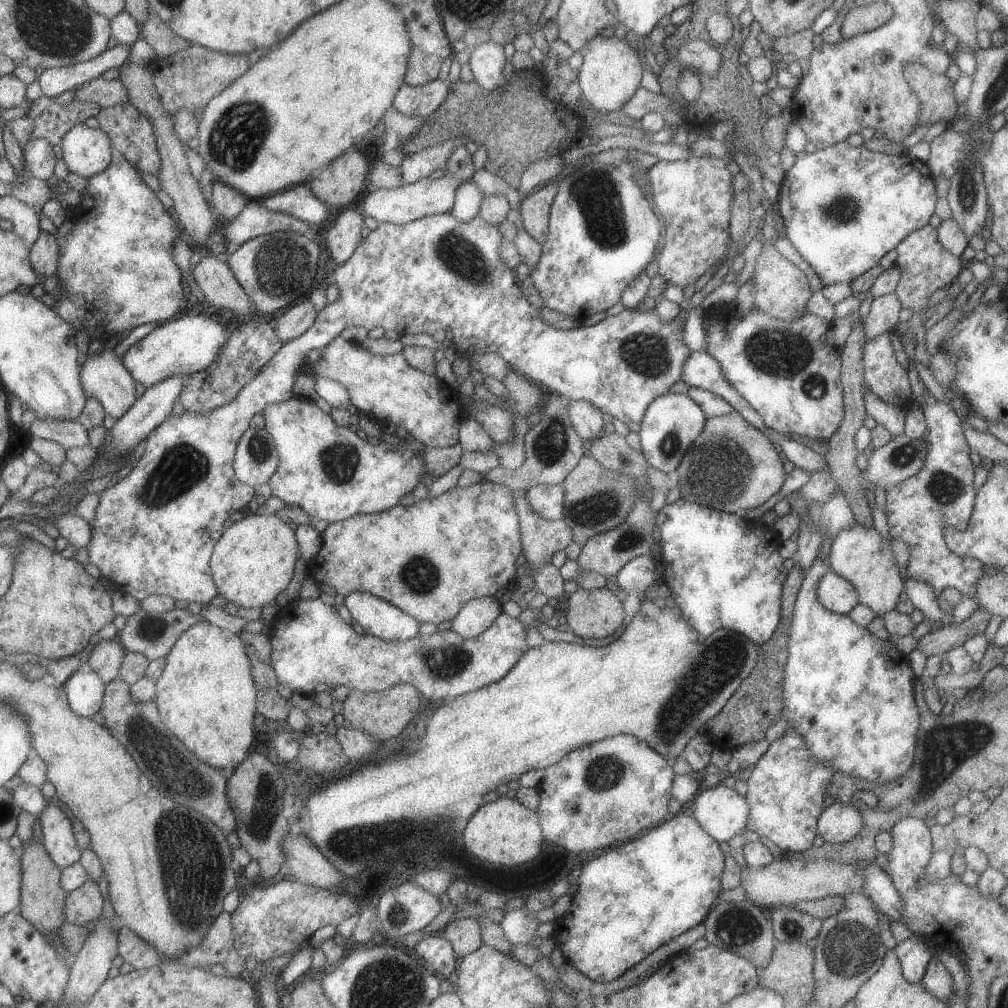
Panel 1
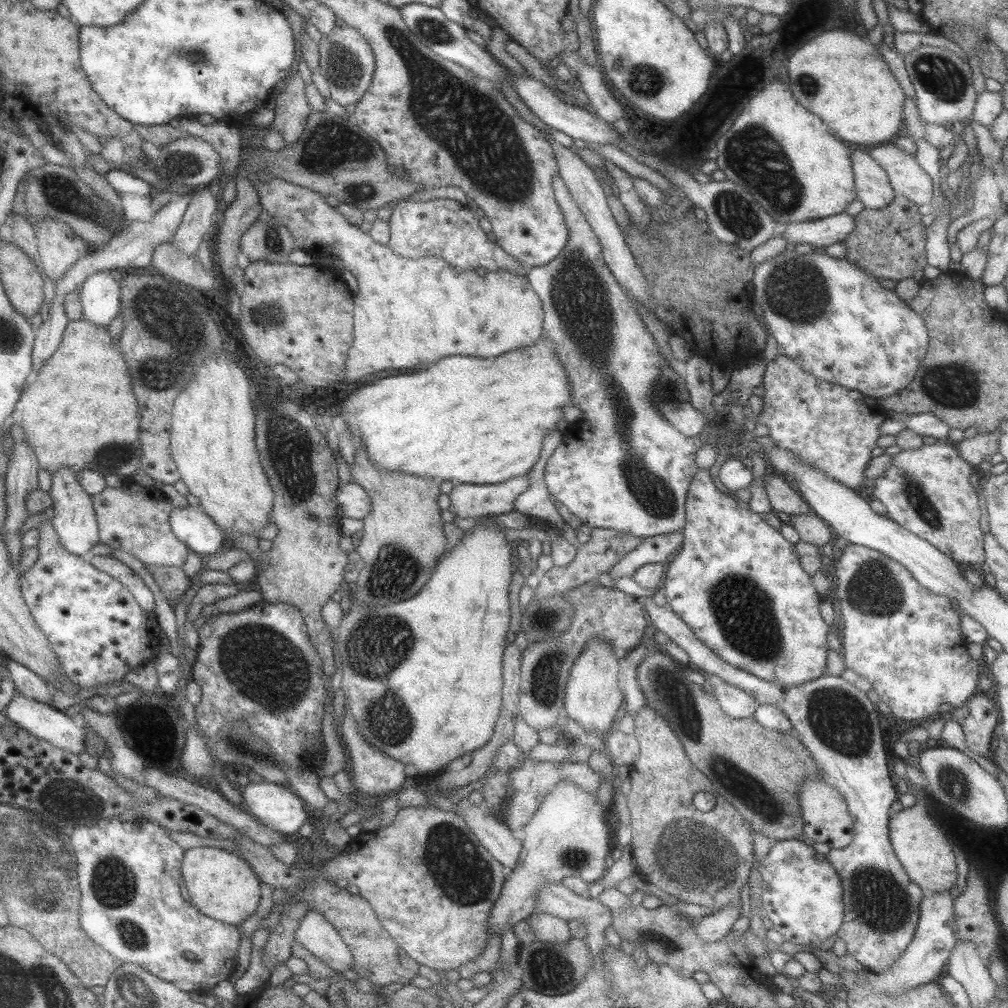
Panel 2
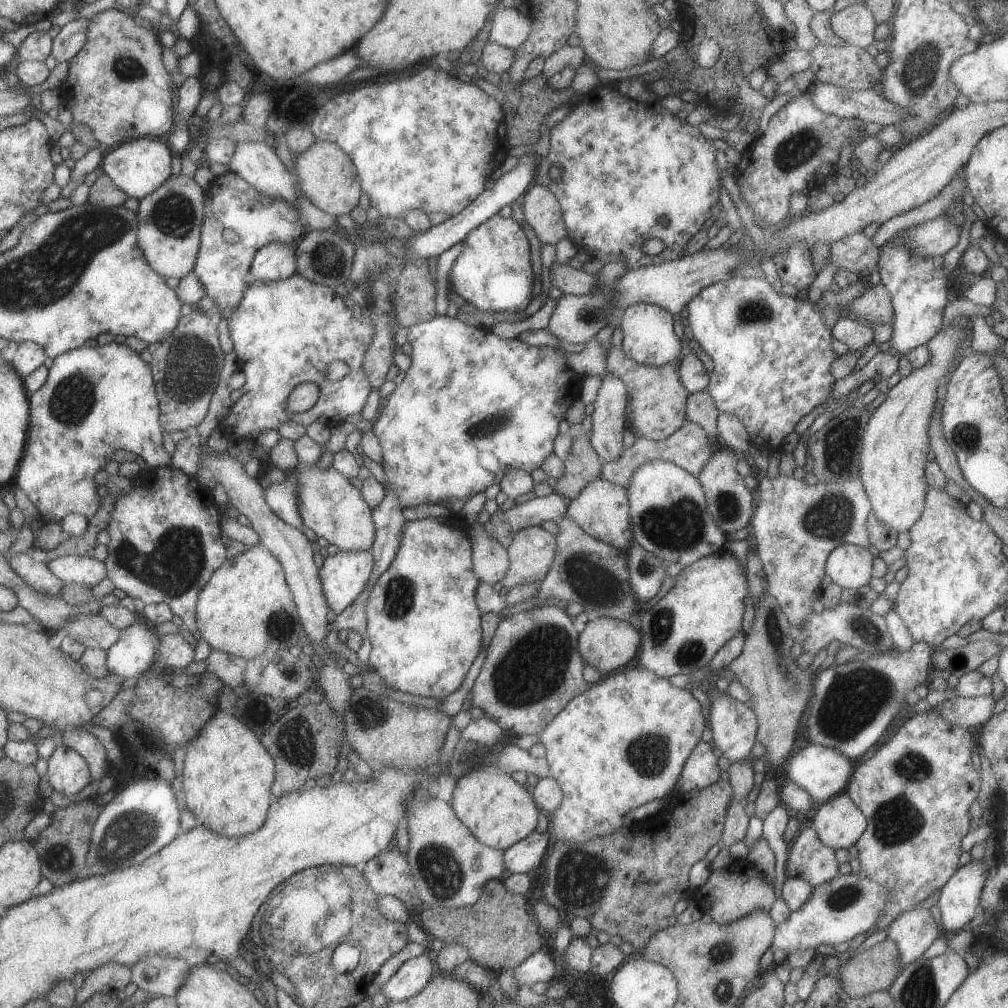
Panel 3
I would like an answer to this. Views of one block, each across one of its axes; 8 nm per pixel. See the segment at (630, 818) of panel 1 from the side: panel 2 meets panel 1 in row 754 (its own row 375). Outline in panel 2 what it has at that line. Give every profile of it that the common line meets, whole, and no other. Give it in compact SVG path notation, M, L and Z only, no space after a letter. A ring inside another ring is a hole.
M558 174L553 177L552 187L569 238L551 262L525 269L524 275L539 297L544 312L540 338L549 341L554 348L558 363L565 370L569 402L581 410L582 416L565 426L565 436L560 445L546 460L543 474L546 489L590 529L610 528L643 538L681 531L685 524L686 490L698 470L695 451L702 442L698 436L681 434L661 414L657 414L657 408L651 402L651 392L665 361L635 305L627 299L606 268L597 238L573 204Z

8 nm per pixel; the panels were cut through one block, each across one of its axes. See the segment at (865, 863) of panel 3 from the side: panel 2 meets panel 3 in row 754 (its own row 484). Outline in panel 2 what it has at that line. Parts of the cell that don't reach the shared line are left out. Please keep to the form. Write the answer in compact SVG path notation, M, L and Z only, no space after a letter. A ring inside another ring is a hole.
M937 440L933 444L922 444L916 449L901 449L892 455L885 472L872 481L871 494L885 506L887 518L916 534L919 538L924 538L951 560L963 565L982 564L985 560L982 547L984 534L981 533L981 527L979 527L977 490L969 483L971 473L975 473L974 467L960 457L954 443Z

